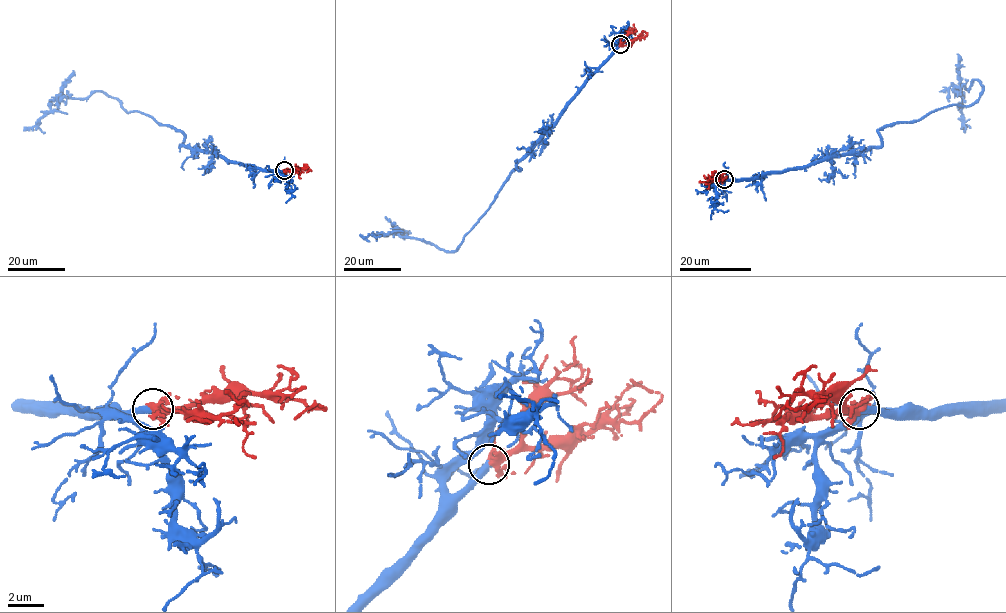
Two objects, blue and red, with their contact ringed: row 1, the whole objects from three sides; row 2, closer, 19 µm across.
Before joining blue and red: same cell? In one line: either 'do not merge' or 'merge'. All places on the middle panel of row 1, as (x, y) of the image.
merge

